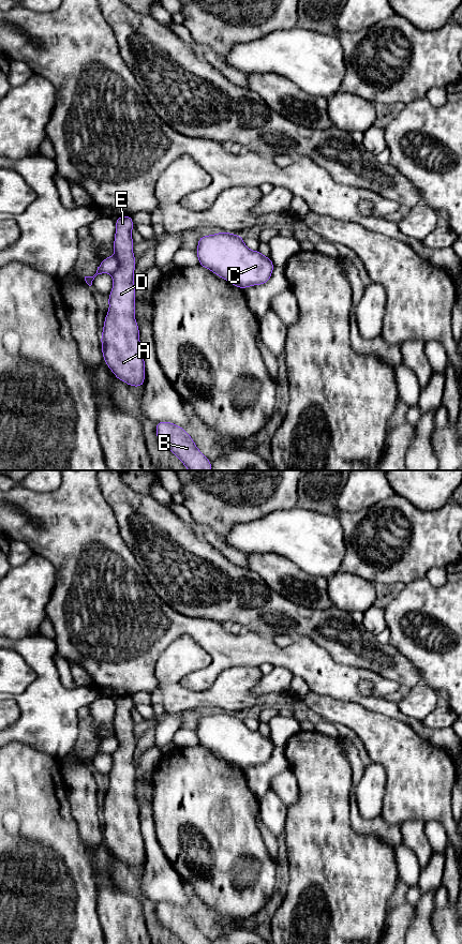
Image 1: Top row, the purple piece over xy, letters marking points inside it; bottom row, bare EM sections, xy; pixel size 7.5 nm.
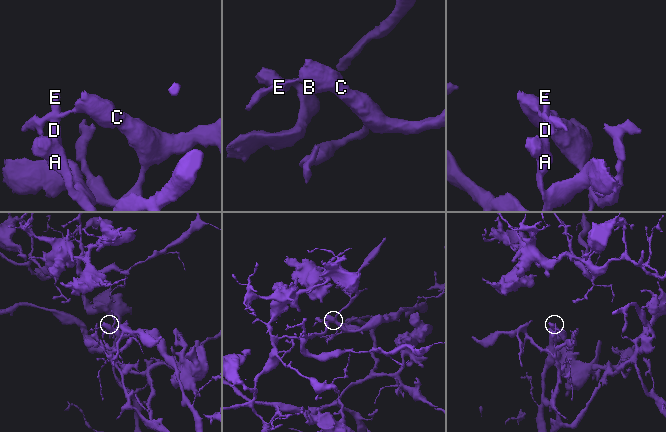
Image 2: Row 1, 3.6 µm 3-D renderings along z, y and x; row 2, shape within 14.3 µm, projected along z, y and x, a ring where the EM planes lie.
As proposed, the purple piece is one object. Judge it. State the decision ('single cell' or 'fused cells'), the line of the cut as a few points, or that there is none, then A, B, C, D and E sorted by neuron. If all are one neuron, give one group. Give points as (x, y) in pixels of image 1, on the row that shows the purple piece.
fused cells | xy (115, 254), (118, 260), (118, 268), (113, 274) | A B D E / C

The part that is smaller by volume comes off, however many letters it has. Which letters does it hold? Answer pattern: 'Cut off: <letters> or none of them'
Cut off: C

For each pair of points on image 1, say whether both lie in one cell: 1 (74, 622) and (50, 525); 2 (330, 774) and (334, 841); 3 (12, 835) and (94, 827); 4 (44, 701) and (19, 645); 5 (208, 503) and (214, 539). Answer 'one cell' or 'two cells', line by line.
1: one cell
2: one cell
3: two cells
4: one cell
5: two cells

